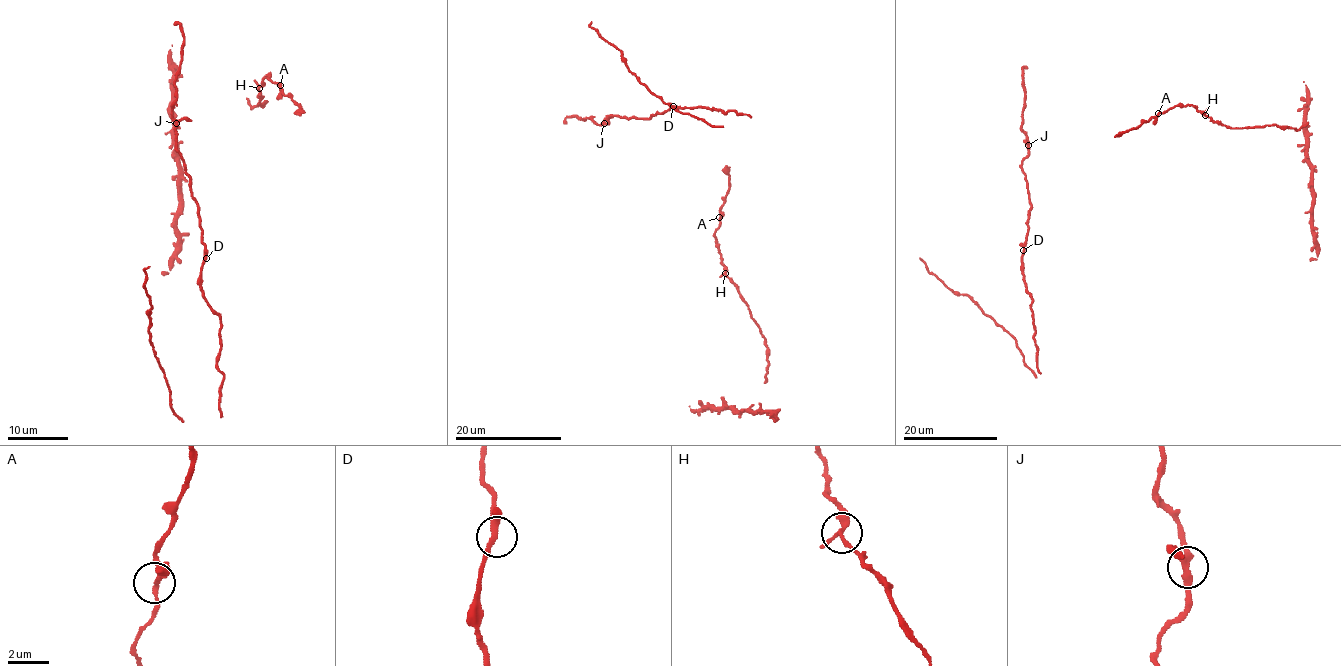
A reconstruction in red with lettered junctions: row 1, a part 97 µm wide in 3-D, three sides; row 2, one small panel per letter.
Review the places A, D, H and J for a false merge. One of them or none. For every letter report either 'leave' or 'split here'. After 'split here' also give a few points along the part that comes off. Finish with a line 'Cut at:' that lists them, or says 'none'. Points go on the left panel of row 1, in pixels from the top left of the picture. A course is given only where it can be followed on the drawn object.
A: leave
D: leave
H: leave
J: leave
Cut at: none

